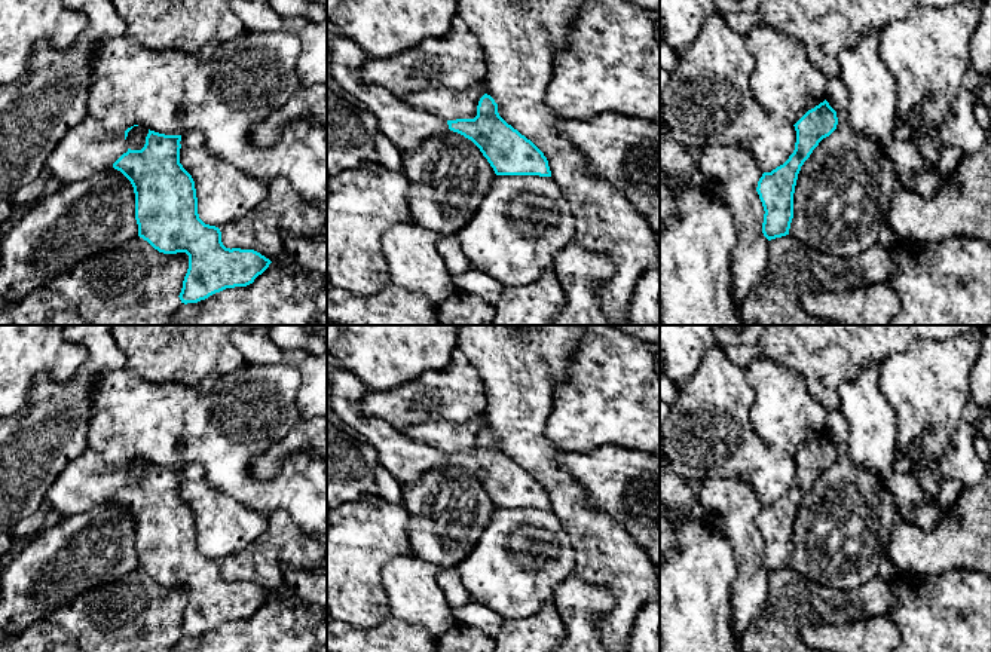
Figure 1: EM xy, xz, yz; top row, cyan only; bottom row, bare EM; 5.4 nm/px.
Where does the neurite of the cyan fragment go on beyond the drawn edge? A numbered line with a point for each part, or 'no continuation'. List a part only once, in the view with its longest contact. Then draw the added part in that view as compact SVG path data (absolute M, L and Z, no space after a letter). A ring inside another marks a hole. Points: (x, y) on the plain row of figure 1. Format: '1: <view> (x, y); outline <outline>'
1: xy (86, 481); outline M88 449L55 478L45 499L52 511L67 517L107 503L126 484L120 466L107 463L95 450Z

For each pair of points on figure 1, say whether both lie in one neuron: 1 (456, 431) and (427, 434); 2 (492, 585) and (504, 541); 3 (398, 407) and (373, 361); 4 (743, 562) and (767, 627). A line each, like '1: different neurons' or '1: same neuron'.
1: same neuron
2: same neuron
3: different neurons
4: different neurons

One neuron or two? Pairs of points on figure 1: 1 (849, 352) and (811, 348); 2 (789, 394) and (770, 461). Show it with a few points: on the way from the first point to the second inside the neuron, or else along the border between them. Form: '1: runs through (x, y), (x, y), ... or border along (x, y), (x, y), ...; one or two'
1: runs through (840, 348), (820, 348); one
2: border along (749, 422), (767, 443), (785, 450), (792, 458); two

